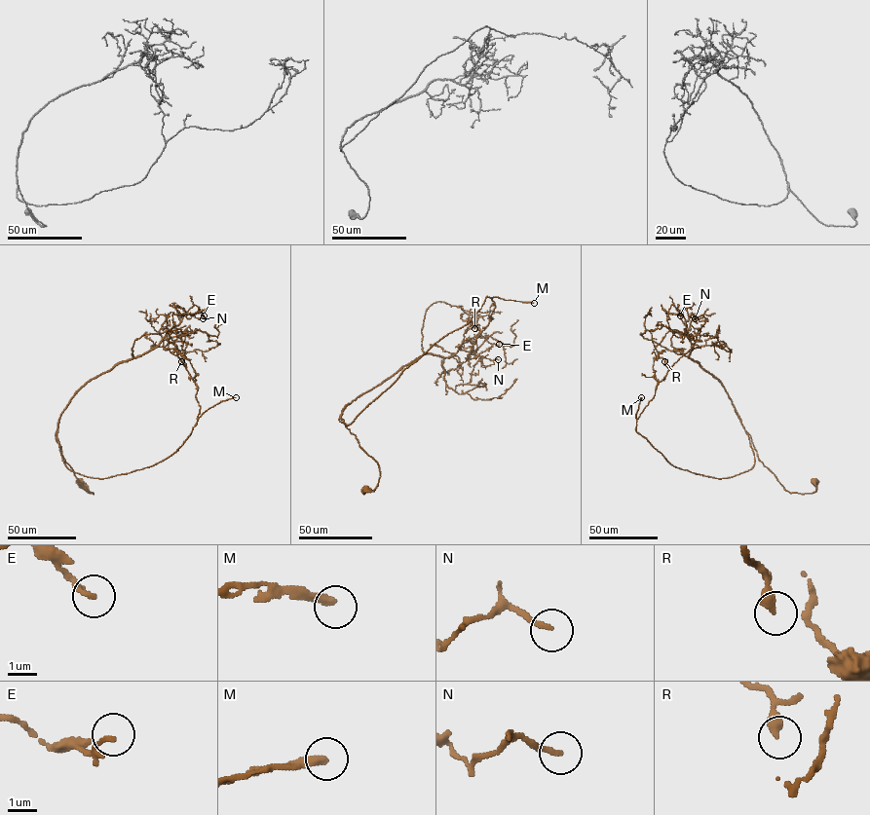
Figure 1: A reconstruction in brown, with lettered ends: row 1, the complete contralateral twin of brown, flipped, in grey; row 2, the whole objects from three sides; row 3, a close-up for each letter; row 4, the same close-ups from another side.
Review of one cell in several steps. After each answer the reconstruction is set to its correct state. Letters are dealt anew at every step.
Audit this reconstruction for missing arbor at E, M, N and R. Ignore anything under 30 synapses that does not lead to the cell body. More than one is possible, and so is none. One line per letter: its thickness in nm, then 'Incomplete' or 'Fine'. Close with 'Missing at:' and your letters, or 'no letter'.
E: Thickness 160 nm. Fine
M: Thickness 280 nm. Incomplete
N: Thickness 180 nm. Fine
R: Thickness 360 nm. Fine
Missing at: M

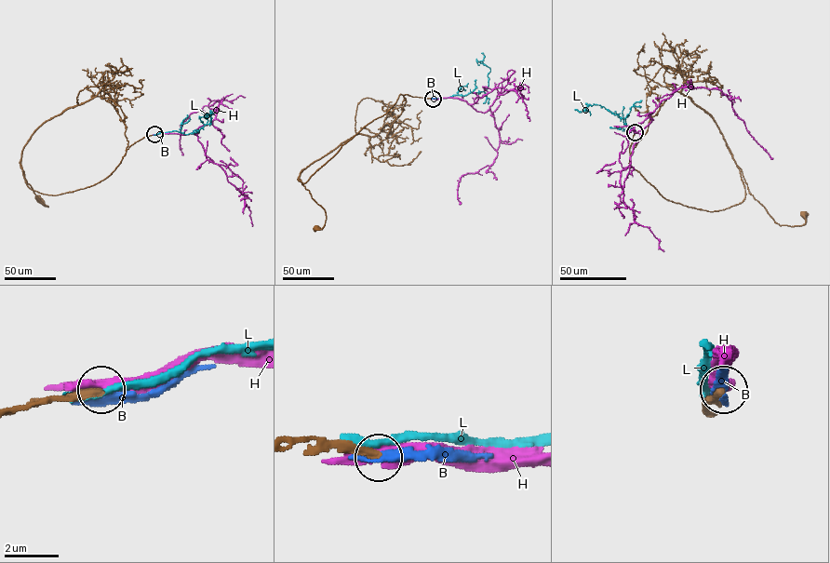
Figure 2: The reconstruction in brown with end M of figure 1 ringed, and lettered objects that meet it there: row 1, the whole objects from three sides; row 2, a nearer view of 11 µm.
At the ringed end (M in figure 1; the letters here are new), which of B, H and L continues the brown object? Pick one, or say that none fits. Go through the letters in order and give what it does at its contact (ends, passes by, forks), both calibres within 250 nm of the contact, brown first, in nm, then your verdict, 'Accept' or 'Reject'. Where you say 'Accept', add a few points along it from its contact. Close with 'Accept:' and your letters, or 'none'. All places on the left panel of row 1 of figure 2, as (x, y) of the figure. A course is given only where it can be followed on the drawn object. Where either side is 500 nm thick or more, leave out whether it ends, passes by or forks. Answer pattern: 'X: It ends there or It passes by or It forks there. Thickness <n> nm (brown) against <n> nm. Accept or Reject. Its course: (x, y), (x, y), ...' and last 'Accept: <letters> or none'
B: It ends there. Thickness 360 nm (brown) against 400 nm. Reject
H: It passes by. Thickness 360 nm (brown) against 440 nm. Reject
L: It ends there. Thickness 380 nm (brown) against 340 nm. Reject
Accept: none

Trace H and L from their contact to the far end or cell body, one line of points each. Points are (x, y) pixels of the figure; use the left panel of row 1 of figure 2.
H: (153, 134), (192, 133), (215, 118), (222, 100), (193, 112), (182, 122), (180, 135), (181, 154)
L: (153, 135), (174, 130), (192, 133), (208, 124), (213, 113), (206, 113), (207, 119), (204, 116)

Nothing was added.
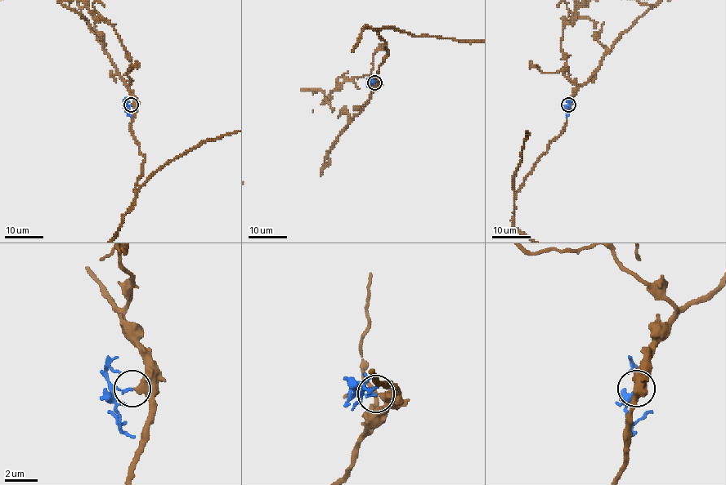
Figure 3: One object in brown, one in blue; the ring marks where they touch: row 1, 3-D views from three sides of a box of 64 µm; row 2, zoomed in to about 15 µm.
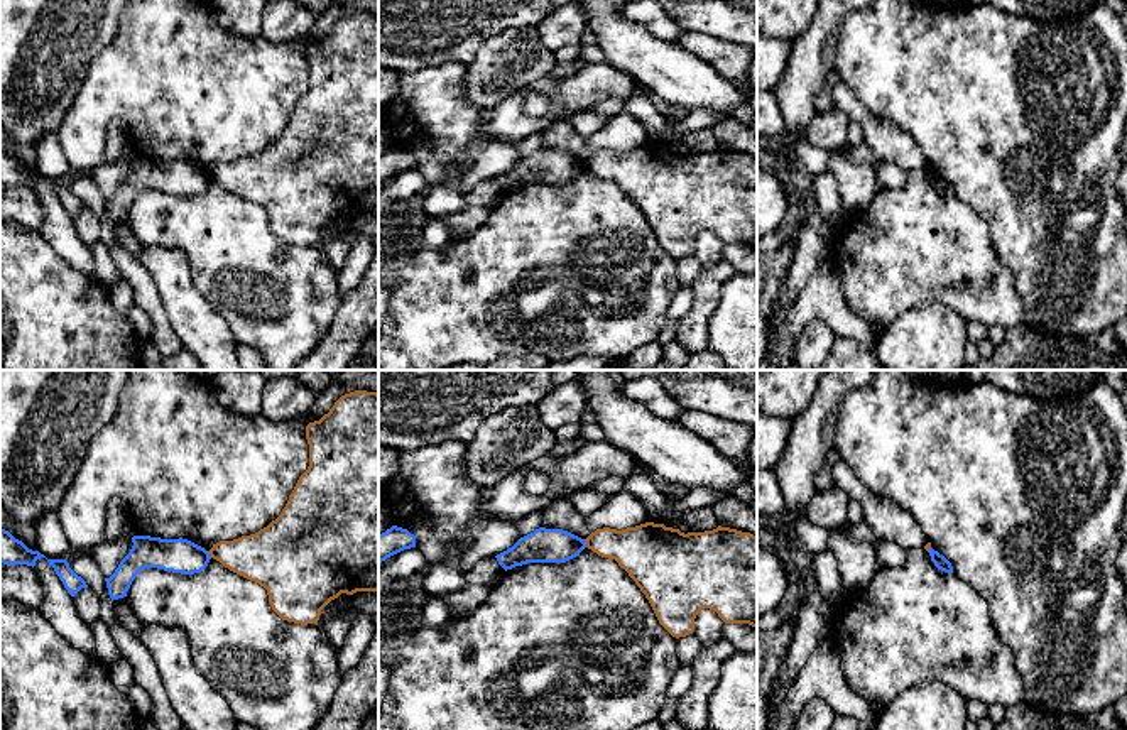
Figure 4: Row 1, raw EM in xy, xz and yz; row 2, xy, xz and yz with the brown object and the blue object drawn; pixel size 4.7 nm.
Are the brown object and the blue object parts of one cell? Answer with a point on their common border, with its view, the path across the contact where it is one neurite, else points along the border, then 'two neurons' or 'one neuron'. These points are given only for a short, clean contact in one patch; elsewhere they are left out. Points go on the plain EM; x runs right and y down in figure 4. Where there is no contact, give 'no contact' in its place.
xz (585, 163) | along xz (583, 161), (587, 168) | two neurons

